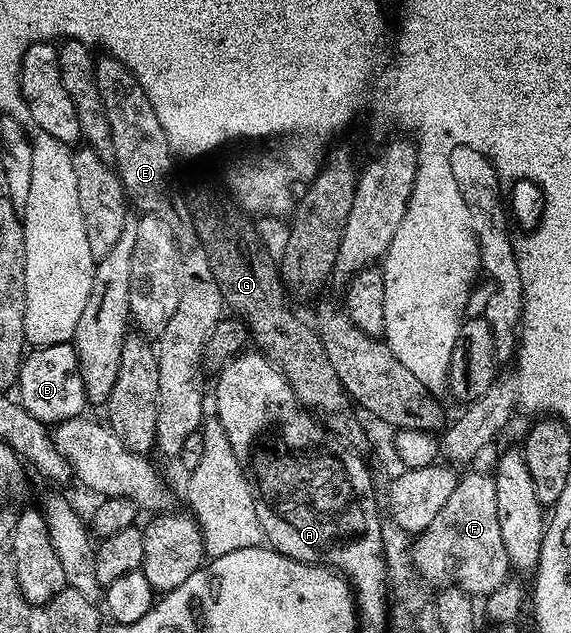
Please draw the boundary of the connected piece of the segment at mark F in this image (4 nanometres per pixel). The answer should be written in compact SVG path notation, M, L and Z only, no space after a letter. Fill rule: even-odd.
M473 469L467 471L467 475L463 474L459 478L456 489L452 489L452 497L448 497L444 509L436 513L432 525L428 525L428 529L421 531L413 540L410 552L414 558L414 568L427 584L438 589L453 585L468 592L471 597L485 597L504 582L512 568L508 561L508 549L504 549L504 541L500 537L500 521L496 517L496 485L493 478Z

